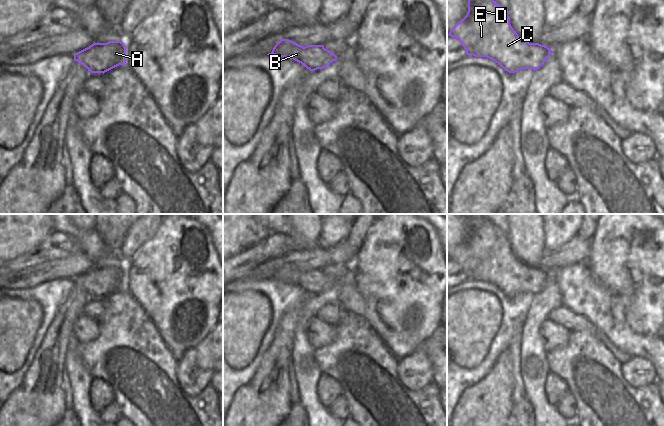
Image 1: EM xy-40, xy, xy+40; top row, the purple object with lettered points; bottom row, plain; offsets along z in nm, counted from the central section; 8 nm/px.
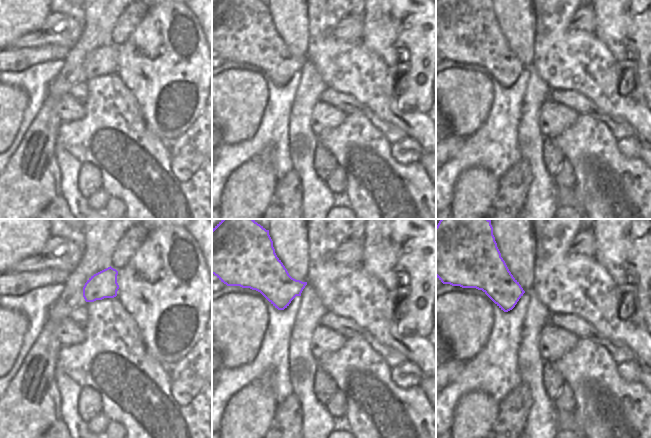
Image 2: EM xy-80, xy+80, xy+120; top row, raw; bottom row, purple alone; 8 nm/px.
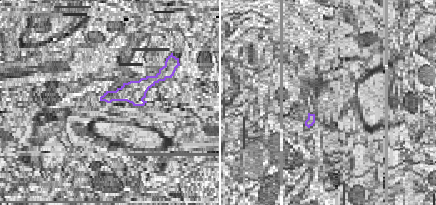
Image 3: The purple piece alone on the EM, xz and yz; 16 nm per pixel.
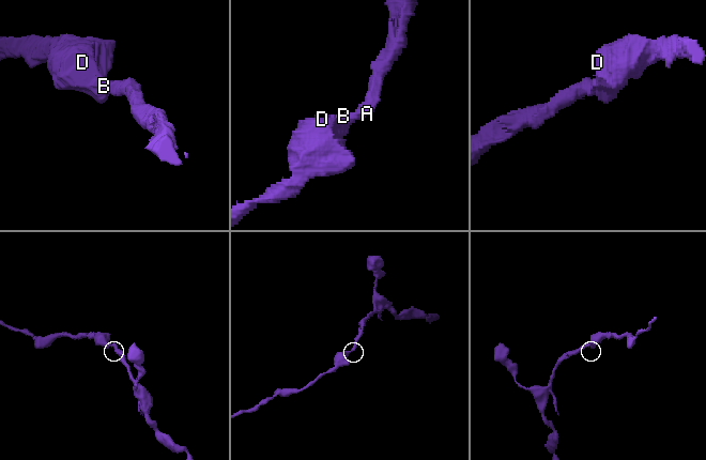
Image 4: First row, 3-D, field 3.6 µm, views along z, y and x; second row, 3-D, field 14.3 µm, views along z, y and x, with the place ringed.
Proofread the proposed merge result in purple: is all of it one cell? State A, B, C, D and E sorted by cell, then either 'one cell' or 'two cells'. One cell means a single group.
groups A B C D E; one cell

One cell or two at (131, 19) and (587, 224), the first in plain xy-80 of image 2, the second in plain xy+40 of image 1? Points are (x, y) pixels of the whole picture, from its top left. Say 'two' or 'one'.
one

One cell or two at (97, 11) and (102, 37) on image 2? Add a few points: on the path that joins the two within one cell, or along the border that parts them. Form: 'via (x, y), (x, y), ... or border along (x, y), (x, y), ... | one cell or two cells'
via (99, 17), (99, 31) | one cell

